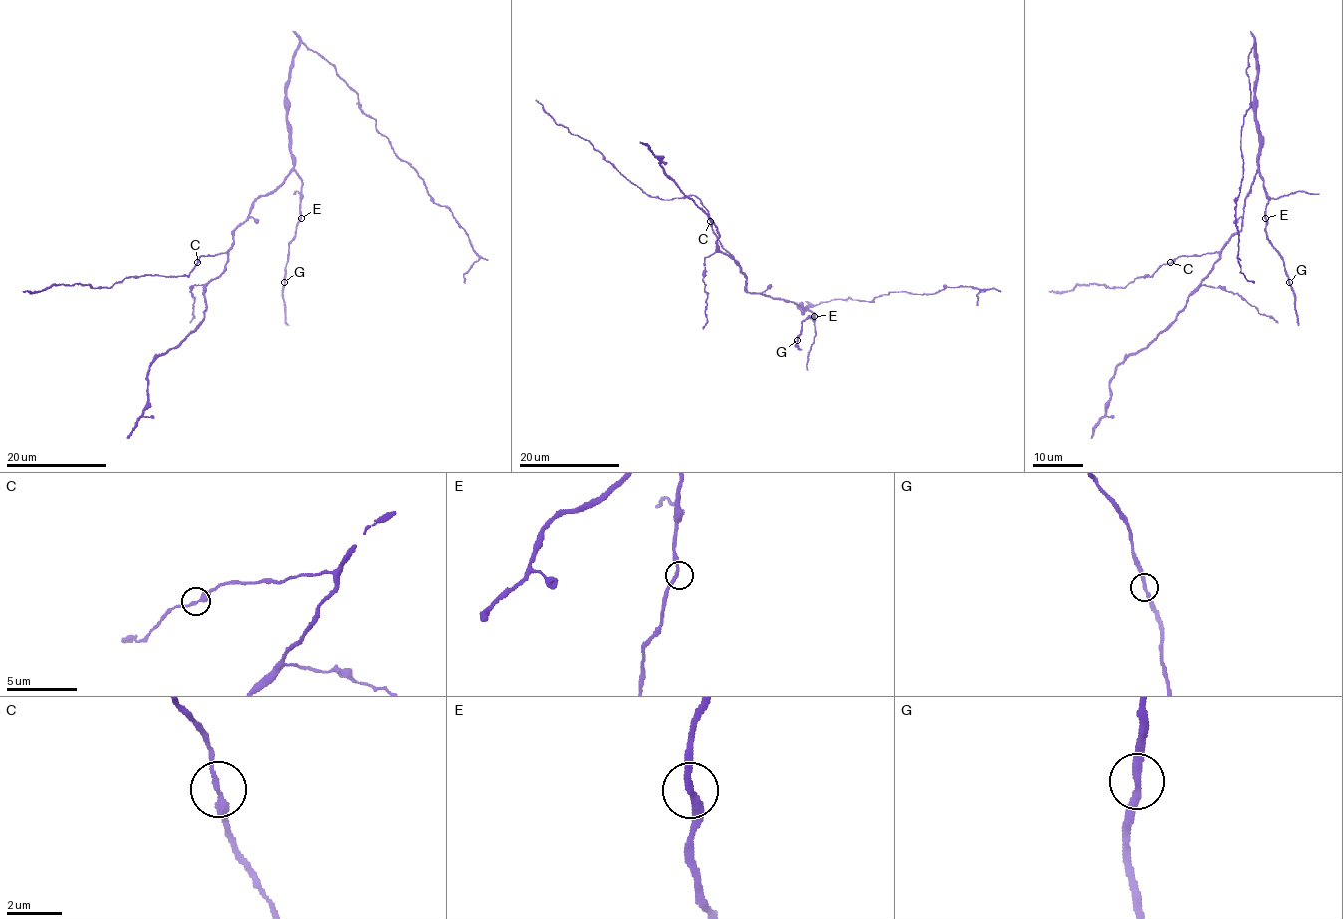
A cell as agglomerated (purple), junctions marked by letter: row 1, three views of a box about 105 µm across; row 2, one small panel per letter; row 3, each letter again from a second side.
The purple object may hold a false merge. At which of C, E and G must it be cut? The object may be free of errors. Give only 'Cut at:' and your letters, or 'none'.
Cut at: none

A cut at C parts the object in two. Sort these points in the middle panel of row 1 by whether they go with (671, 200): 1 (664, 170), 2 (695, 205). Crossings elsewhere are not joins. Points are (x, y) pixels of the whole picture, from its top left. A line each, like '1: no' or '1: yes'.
1: no
2: no

